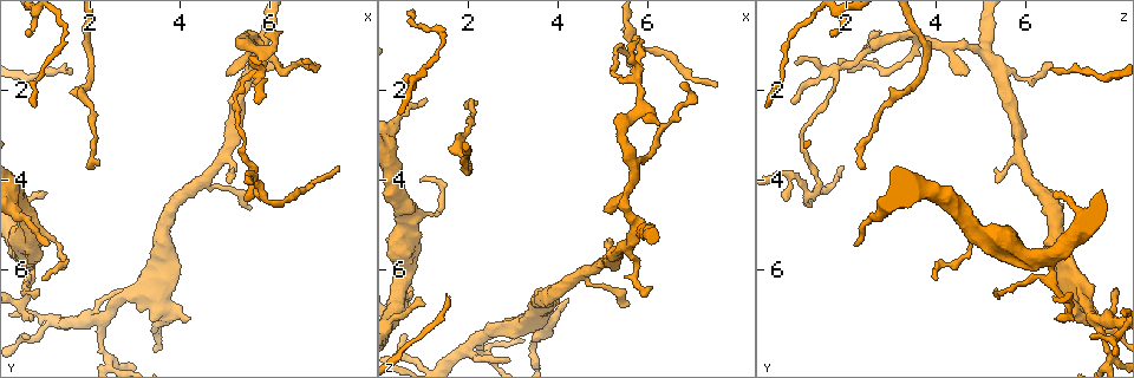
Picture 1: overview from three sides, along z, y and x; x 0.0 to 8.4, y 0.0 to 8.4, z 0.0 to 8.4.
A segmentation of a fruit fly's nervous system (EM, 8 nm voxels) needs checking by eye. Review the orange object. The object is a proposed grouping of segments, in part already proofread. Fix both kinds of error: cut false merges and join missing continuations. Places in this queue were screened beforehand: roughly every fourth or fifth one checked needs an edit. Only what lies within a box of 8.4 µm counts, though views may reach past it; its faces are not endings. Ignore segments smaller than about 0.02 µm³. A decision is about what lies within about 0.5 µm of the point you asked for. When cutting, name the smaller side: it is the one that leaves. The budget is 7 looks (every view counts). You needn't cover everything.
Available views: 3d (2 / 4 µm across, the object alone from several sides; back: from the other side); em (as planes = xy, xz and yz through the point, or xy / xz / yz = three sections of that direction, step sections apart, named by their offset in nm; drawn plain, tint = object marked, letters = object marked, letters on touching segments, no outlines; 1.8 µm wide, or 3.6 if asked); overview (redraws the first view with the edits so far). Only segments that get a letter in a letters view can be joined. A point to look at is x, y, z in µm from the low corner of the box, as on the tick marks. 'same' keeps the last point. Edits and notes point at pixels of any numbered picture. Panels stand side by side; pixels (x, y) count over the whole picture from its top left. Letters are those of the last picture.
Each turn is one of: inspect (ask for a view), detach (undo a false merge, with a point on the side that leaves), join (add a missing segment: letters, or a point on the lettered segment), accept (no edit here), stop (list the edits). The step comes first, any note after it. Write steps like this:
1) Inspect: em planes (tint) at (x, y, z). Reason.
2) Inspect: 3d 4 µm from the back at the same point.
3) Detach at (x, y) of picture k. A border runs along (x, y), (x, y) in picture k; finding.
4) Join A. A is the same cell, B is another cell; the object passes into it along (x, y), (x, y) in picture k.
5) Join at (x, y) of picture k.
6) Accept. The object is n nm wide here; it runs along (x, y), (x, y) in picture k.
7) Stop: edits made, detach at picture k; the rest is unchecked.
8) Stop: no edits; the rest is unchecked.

Inspect: em xz step 8 (letters) at (0.60, 7.50, 7.50). Thin end.

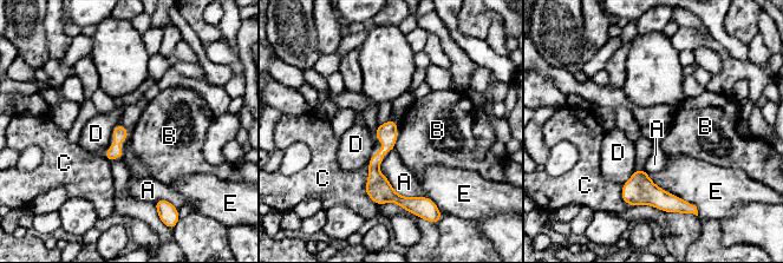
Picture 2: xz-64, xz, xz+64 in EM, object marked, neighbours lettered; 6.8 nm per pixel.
Accept. A, B, C, D and E are other cells; a border runs along (384, 175), (398, 194), (423, 197) in picture 2; none of them fits.

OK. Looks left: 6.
Inspect: em planes (letters) at (4.25, 7.10, 6.70). Thick end.

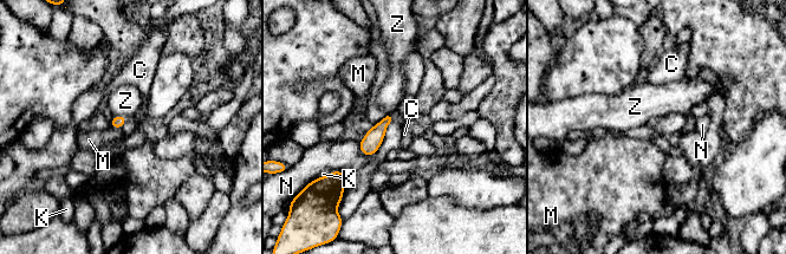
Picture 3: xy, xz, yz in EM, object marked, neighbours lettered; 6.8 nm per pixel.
Accept. C, K, M, N and Z are other cells; a border runs along (114, 115), (123, 115), (128, 118) in picture 3; no lettered segment goes on from it.

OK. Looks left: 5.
Inspect: 3d 2 µm at (5.05, 4.10, 5.30). Thin end.

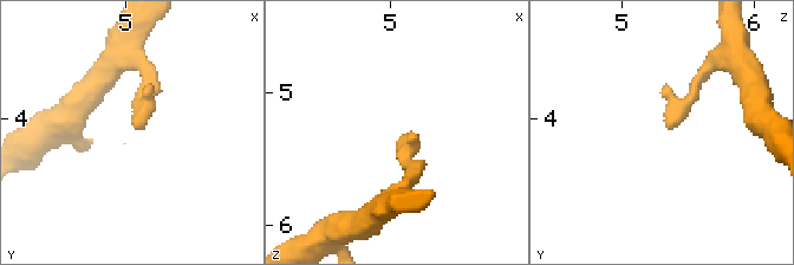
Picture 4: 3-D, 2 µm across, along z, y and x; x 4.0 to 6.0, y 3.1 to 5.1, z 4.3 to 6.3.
Inspect: em planes (plain) at (5.06, 4.04, 5.36). Need the tissue.

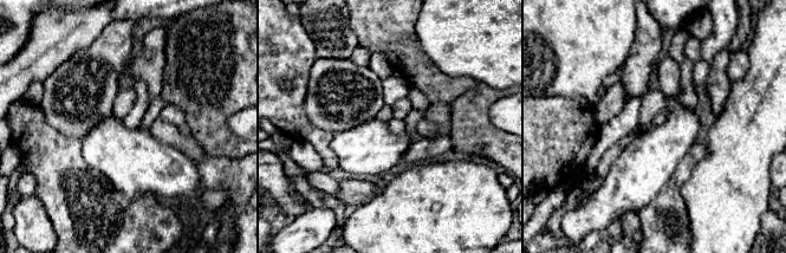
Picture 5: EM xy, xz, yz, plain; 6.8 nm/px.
Inspect: em planes (letters) at the same point. See the neighbours.

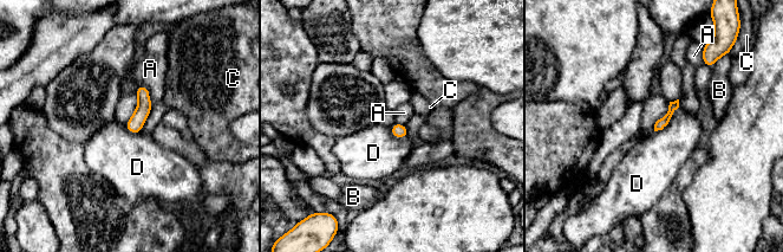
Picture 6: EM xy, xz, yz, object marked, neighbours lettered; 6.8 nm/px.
Accept. A, B, C and D are other cells; a border runs along (678, 107), (671, 121), (654, 131) in picture 6; none of them fits.

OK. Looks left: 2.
Stop: no edits; the rest is unchecked.

